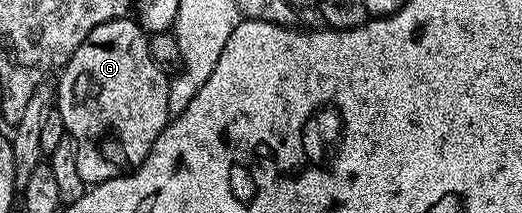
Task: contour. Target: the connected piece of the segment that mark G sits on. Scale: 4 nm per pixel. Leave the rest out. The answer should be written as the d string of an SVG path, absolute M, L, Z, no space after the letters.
M123 17L120 19L109 19L100 25L96 25L92 29L92 33L88 33L88 37L84 37L84 41L81 45L68 56L65 63L66 68L62 71L62 80L56 83L56 109L64 121L66 133L71 135L76 141L76 169L80 172L80 177L88 185L93 185L103 183L109 179L115 179L121 175L130 174L135 167L141 165L148 157L148 153L152 149L156 137L160 137L160 133L166 128L166 124L169 123L172 118L170 110L168 109L170 79L168 78L167 72L158 67L156 61L152 61L147 32L143 31L133 18Z

